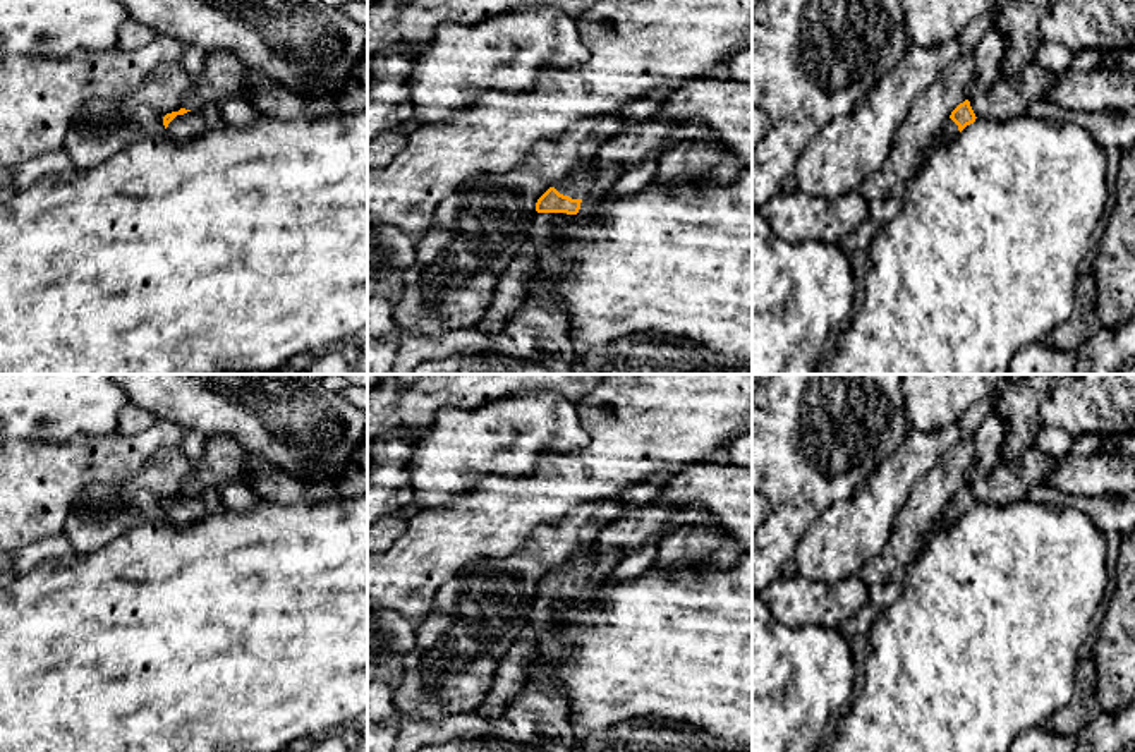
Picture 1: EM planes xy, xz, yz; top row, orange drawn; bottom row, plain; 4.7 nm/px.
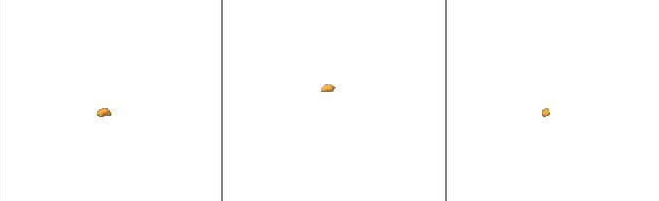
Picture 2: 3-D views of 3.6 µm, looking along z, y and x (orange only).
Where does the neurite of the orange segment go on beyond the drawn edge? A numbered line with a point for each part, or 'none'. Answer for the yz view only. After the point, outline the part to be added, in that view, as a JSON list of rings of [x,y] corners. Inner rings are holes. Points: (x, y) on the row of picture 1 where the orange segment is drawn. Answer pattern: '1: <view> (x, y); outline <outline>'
1: yz (1010, 97); outline [[[1032,62],[1027,69],[999,76],[984,93],[972,96],[970,106],[977,118],[1005,122],[1029,113],[1053,89],[1053,74]]]
2: yz (950, 129); outline [[[948,118],[938,139],[938,148],[948,144],[958,132],[958,125],[951,118]]]

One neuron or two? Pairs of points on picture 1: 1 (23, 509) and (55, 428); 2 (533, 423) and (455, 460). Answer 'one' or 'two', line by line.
1: two
2: one

